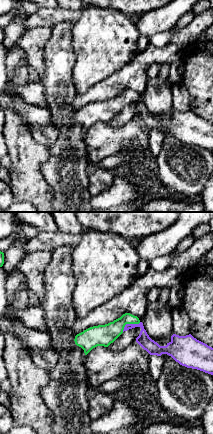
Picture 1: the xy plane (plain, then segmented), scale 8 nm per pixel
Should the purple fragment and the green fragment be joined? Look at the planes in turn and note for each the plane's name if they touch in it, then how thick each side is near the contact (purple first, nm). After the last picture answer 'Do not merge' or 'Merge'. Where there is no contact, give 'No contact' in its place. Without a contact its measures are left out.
Touches purple in xy. Thickness 100 nm (purple) against 180 nm

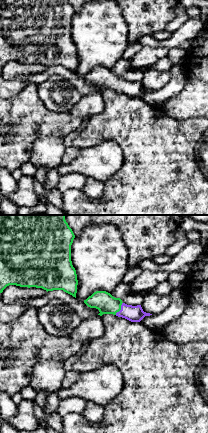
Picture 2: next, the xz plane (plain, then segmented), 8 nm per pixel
Touches purple in xz. Thickness 130 nm (purple) against 160 nm

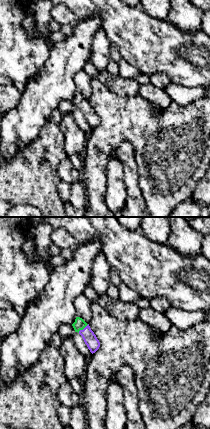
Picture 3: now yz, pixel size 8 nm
Touches purple in yz. Thickness 110 nm (purple) against 90 nm

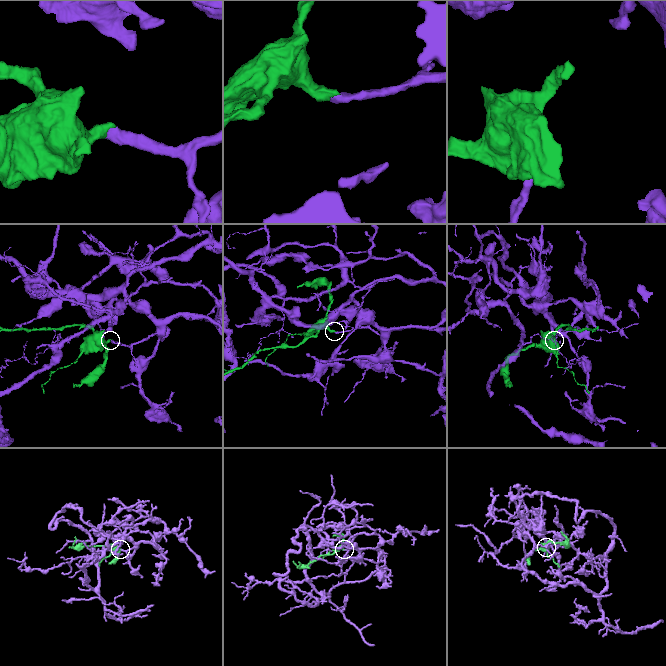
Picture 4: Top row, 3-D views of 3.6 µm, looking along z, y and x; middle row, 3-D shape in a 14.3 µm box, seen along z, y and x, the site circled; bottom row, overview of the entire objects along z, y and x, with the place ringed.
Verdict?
Merge

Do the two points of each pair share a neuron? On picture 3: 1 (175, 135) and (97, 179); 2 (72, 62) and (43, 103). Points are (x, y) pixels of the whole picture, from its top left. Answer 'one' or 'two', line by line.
1: one
2: one

